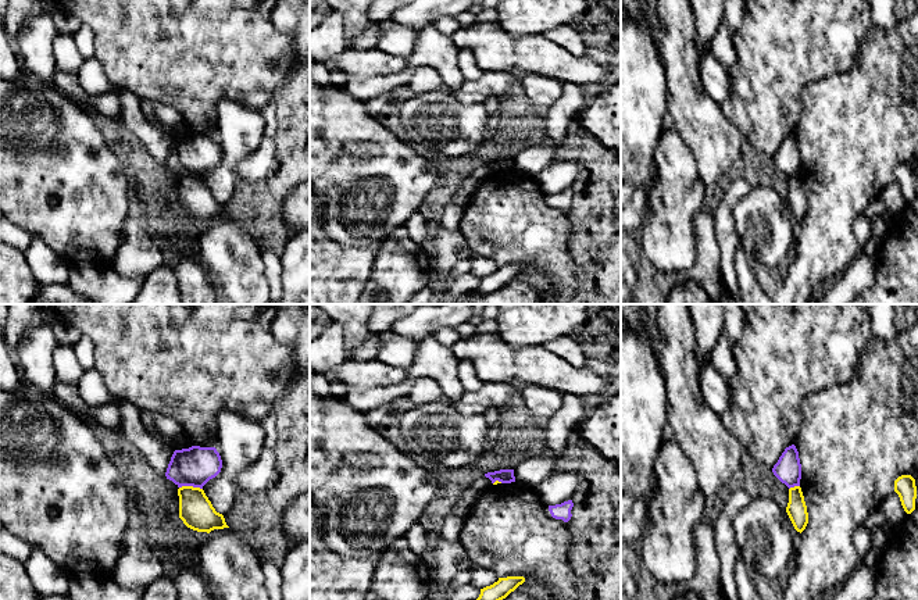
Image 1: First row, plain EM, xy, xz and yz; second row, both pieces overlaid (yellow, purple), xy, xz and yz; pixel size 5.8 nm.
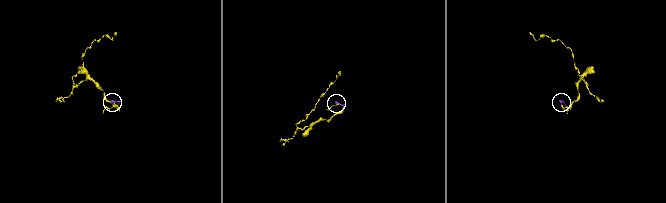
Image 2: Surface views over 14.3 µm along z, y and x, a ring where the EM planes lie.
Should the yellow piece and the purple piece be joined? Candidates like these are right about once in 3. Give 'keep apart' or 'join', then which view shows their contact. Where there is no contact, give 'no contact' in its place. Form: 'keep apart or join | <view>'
keep apart | xy

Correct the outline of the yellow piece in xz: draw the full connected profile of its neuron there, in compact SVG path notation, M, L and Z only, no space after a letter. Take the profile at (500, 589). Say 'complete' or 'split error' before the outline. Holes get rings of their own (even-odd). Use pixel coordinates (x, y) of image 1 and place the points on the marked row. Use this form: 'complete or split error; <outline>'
complete; M524 576L499 578L493 585L481 589L476 600L503 600L524 582Z

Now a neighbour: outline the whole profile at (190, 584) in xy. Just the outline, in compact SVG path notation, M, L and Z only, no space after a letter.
M183 553L179 556L171 578L179 600L214 600L215 590L197 569L192 554Z

